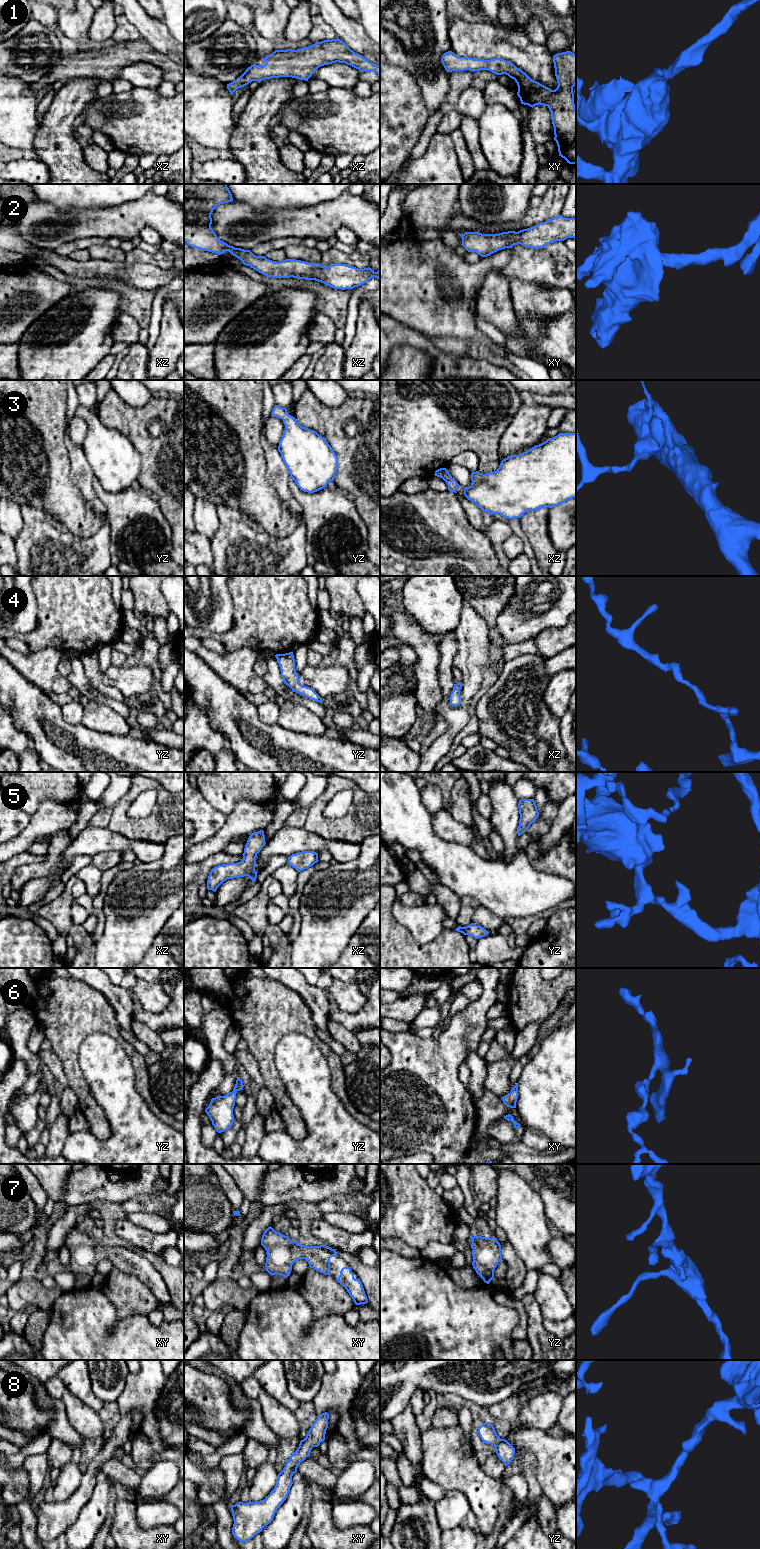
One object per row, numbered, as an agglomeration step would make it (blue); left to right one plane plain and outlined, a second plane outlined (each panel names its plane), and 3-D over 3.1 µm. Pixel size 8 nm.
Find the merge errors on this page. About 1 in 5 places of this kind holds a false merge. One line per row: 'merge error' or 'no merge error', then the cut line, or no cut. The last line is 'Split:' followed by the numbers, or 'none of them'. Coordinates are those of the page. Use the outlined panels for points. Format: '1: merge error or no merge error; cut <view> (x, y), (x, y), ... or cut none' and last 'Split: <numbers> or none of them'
1: no merge error; cut none
2: no merge error; cut none
3: no merge error; cut none
4: no merge error; cut none
5: no merge error; cut none
6: no merge error; cut none
7: no merge error; cut none
8: no merge error; cut none
Split: none of them

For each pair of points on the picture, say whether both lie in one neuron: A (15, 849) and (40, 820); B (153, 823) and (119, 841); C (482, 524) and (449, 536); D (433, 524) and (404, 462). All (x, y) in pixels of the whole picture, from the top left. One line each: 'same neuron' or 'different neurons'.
A: same neuron
B: different neurons
C: different neurons
D: different neurons

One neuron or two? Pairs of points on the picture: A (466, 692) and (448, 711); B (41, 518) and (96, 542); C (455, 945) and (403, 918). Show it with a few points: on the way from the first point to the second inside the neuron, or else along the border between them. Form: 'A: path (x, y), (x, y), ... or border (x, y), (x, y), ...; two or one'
A: path (466, 699), (465, 704), (458, 711), (455, 711); one
B: path (55, 532), (67, 544), (82, 544); one
C: border (444, 929), (425, 943), (420, 943), (413, 936); two

